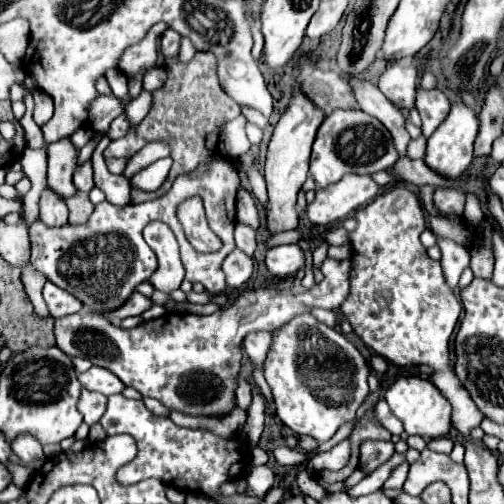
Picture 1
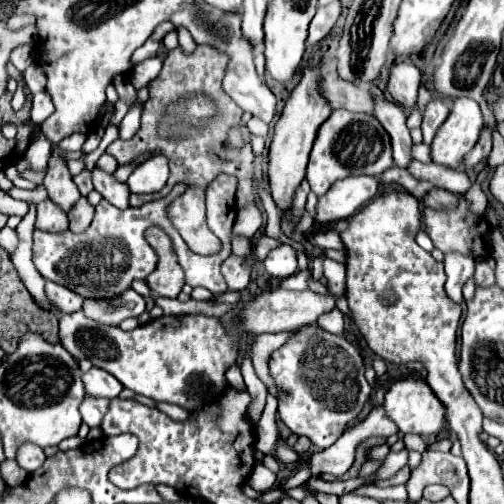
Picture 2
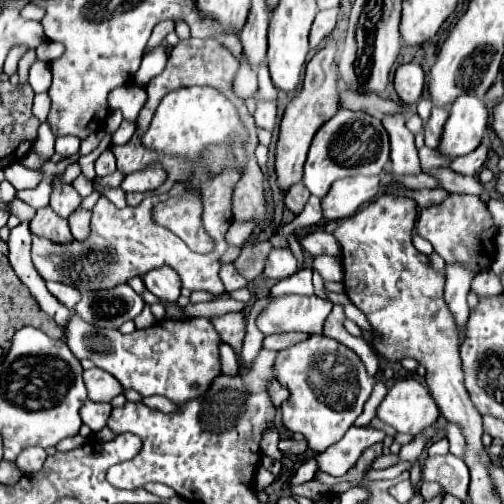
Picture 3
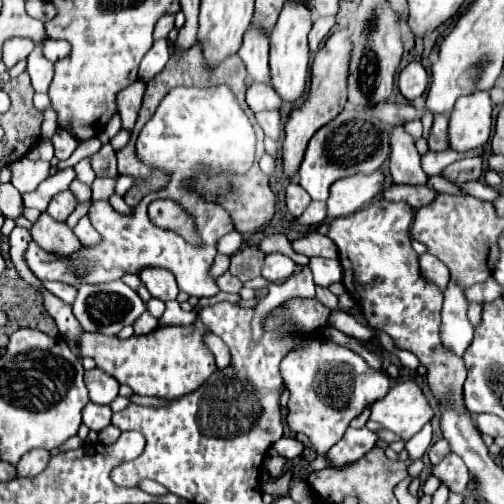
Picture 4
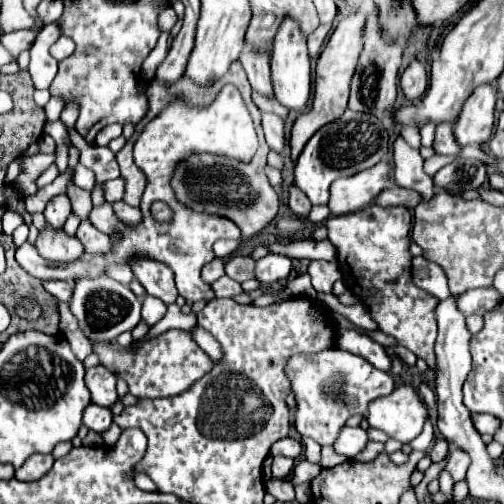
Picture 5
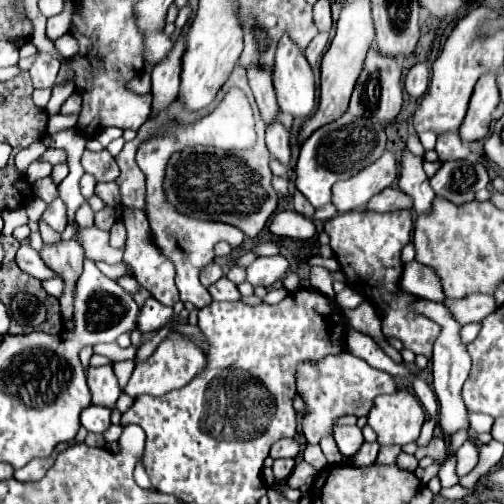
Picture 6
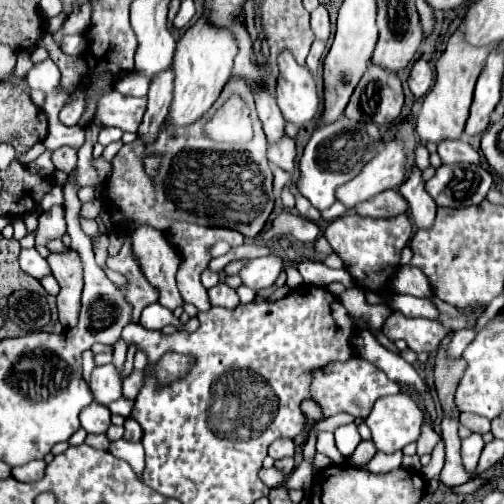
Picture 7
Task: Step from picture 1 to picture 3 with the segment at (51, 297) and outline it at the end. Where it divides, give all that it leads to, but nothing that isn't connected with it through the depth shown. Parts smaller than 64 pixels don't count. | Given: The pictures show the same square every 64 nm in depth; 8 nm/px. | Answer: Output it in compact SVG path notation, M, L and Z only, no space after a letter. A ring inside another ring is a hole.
M46 282L48 290L52 292L52 296L56 296L64 306L68 306L70 310L74 310L76 302L80 300L80 290L74 286L66 286L62 282Z

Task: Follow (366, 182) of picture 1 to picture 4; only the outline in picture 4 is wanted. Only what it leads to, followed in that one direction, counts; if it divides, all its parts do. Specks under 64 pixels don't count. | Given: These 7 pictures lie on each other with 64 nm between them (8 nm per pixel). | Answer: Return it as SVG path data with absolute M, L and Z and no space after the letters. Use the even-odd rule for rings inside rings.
M374 170L372 174L356 174L352 178L340 178L330 188L328 218L340 218L354 214L362 206L370 204L382 192L384 172Z

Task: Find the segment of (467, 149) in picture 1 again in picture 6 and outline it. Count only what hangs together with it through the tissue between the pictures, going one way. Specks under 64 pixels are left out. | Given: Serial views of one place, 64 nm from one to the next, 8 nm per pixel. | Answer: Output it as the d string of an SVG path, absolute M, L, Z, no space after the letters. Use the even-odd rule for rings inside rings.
M484 74L472 94L468 114L464 118L464 124L460 126L460 138L470 144L476 140L486 138L490 132L492 112L500 102L500 92L496 84L496 74Z

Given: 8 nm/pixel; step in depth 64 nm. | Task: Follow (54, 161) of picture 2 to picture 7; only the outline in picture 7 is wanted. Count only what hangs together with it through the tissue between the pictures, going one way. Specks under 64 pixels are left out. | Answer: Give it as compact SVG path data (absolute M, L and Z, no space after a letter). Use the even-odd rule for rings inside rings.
M54 206L48 212L42 212L38 218L38 232L36 232L36 244L46 246L50 240L62 238L66 234L66 220L64 220L64 208Z

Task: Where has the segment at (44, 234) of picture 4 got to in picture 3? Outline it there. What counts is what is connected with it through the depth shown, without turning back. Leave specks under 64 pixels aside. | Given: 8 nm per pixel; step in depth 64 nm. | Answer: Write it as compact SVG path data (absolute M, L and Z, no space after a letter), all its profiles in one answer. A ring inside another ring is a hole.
M50 206L46 208L40 208L34 216L34 220L30 222L30 232L34 236L40 236L40 238L46 238L54 244L70 244L74 242L76 238L72 236L70 232L70 226L68 226L68 220L56 216Z

